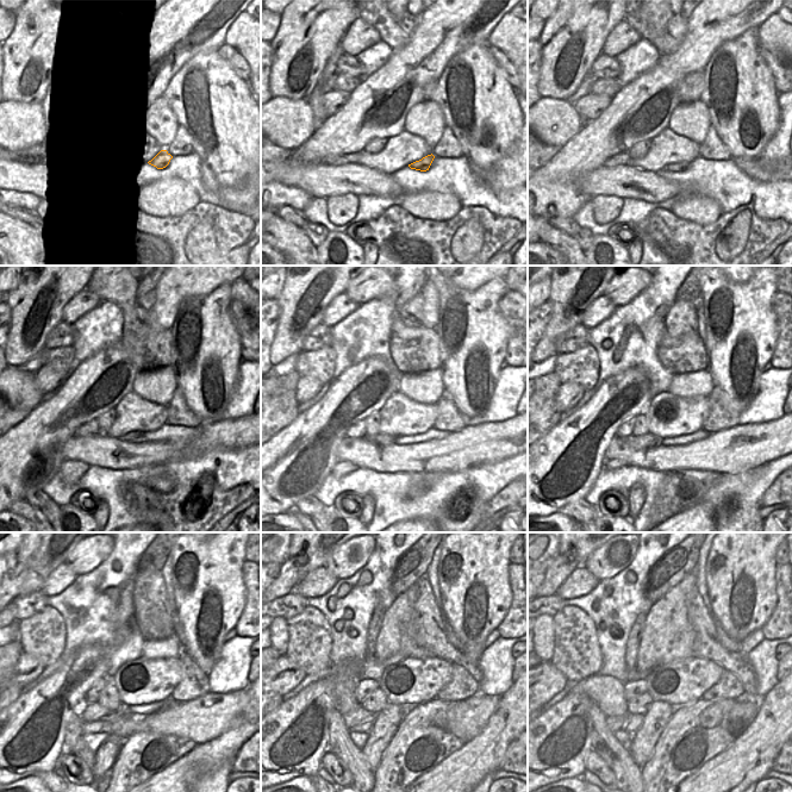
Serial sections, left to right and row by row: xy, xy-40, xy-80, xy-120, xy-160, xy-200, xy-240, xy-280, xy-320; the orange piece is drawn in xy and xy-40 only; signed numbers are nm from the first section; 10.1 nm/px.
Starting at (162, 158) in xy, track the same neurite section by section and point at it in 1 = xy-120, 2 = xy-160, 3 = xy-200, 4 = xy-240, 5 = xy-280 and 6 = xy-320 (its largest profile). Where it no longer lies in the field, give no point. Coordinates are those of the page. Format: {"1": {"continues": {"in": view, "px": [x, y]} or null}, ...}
{"1": {"continues": {"in": "xy-120", "px": [130, 436]}}, "2": {"continues": {"in": "xy-160", "px": [382, 440]}}, "3": {"continues": {"in": "xy-200", "px": [648, 441]}}, "4": {"continues": {"in": "xy-240", "px": [93, 712]}}, "5": {"continues": {"in": "xy-280", "px": [359, 715]}}, "6": {"continues": {"in": "xy-320", "px": [615, 723]}}}

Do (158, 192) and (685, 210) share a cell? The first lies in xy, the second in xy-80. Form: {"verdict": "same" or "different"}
{"verdict": "same"}

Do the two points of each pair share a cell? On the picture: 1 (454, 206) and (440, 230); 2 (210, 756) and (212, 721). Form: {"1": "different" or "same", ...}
{"1": "different", "2": "different"}

